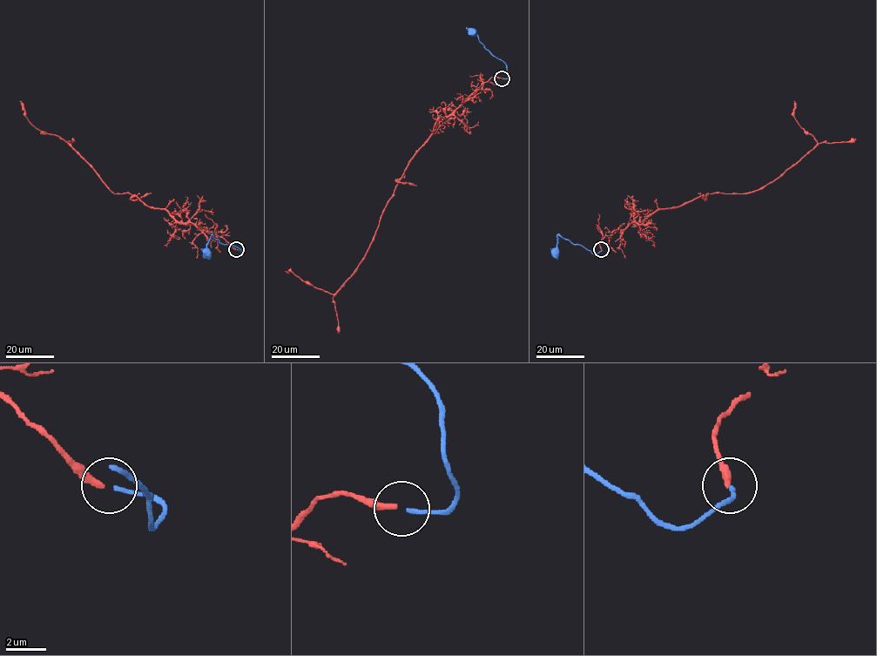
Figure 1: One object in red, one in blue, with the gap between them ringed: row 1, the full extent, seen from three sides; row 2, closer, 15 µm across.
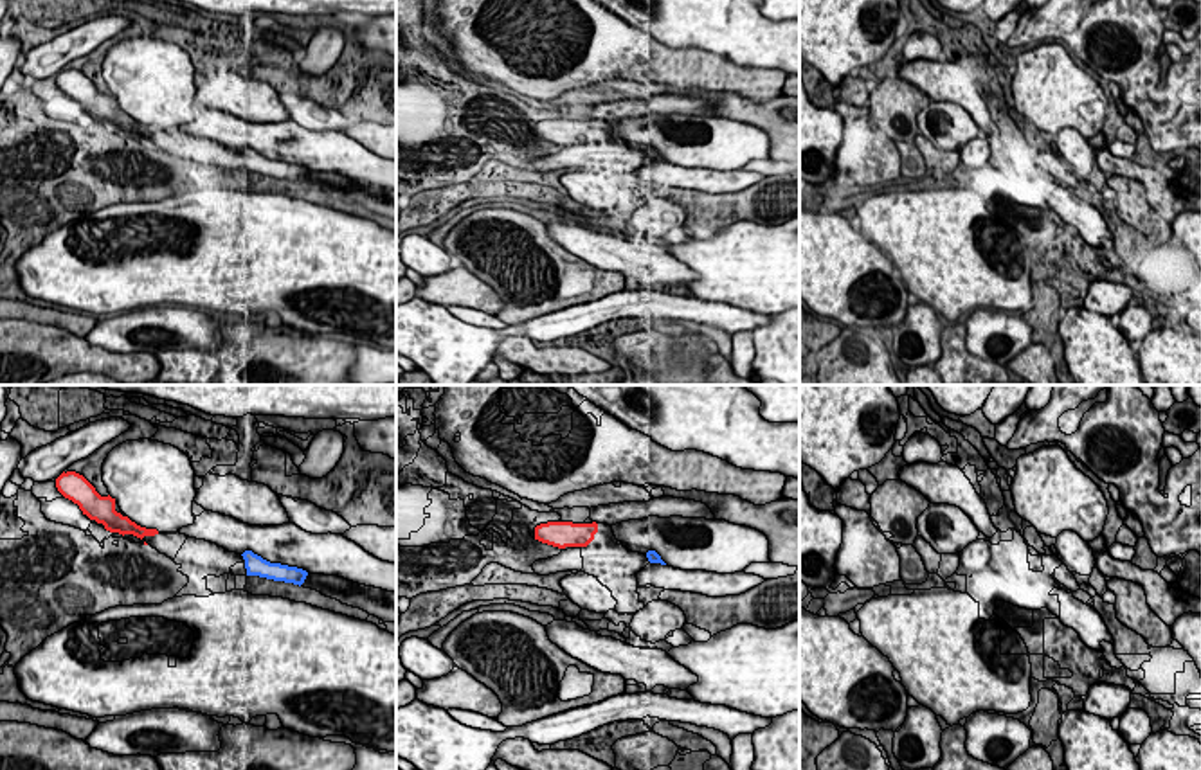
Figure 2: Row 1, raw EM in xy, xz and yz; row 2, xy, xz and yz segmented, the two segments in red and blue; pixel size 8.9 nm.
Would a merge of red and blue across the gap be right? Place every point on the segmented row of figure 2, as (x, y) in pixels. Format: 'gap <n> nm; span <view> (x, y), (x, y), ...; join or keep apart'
gap 480 nm; span xz (596, 531), (647, 553); keep apart

